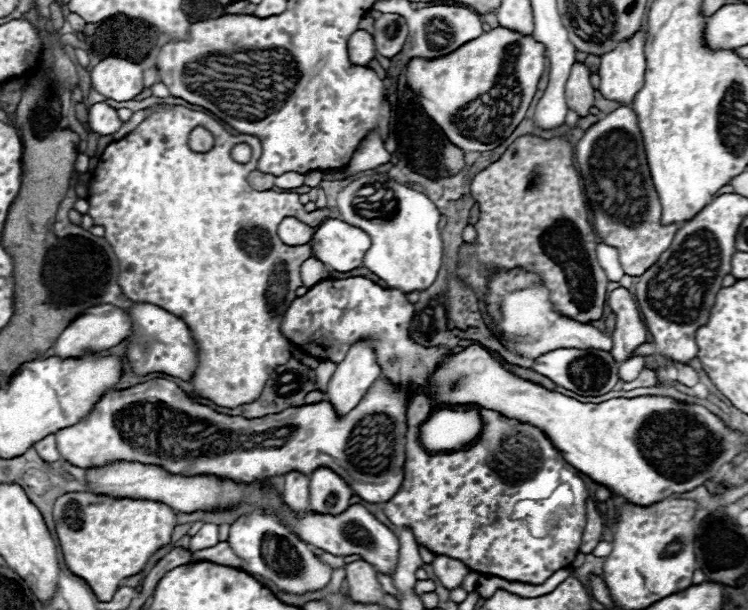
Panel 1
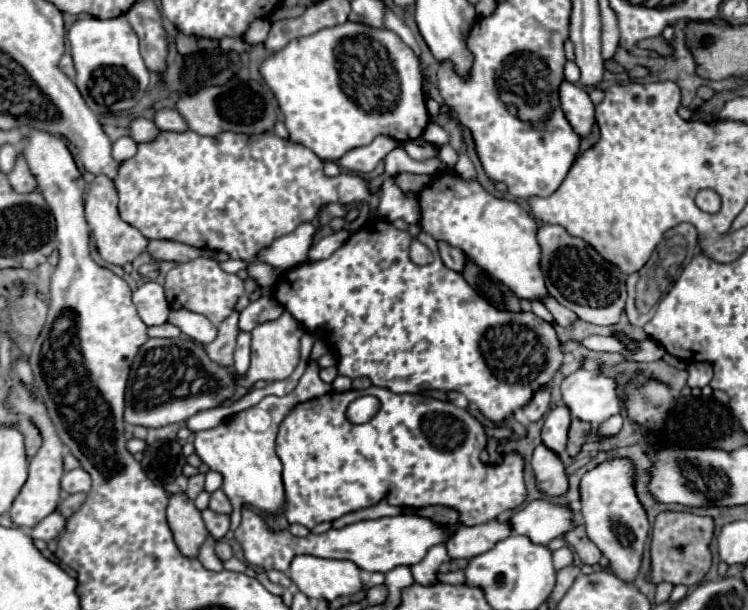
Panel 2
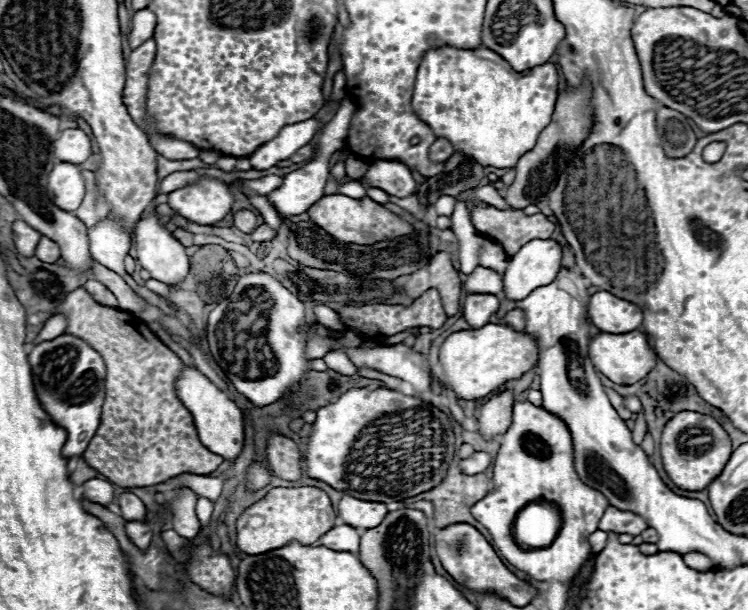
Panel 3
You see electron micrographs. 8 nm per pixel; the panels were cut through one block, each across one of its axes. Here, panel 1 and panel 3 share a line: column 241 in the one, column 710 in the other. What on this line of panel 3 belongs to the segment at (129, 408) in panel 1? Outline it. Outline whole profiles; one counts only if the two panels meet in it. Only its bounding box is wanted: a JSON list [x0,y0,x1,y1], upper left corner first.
[660,412,732,492]

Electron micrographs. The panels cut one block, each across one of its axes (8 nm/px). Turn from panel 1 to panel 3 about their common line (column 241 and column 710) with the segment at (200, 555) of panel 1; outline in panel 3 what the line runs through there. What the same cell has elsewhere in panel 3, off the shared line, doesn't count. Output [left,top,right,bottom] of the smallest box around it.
[682,552,714,572]

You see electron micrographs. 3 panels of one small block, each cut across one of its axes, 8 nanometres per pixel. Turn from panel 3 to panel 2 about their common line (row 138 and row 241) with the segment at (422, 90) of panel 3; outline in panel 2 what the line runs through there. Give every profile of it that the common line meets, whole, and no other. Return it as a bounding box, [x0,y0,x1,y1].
[418,172,548,300]

